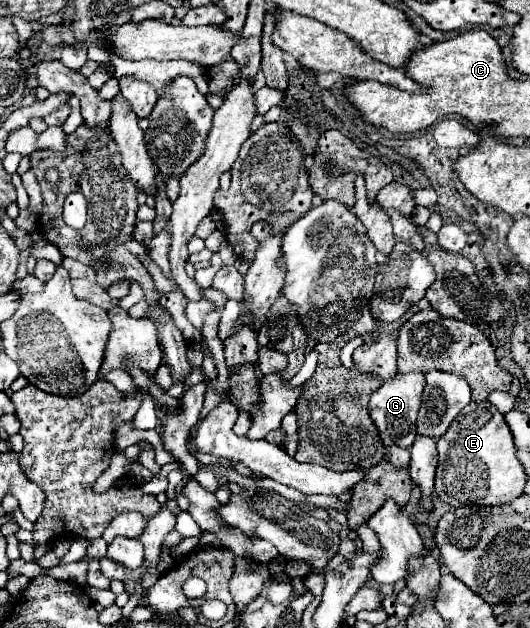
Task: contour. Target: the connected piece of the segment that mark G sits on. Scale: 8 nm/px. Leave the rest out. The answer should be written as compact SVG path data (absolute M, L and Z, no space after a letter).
M398 373L396 377L384 381L384 385L372 393L370 397L370 417L380 429L380 437L384 445L398 443L400 447L410 447L416 439L416 413L422 403L422 389L426 379L422 373Z

